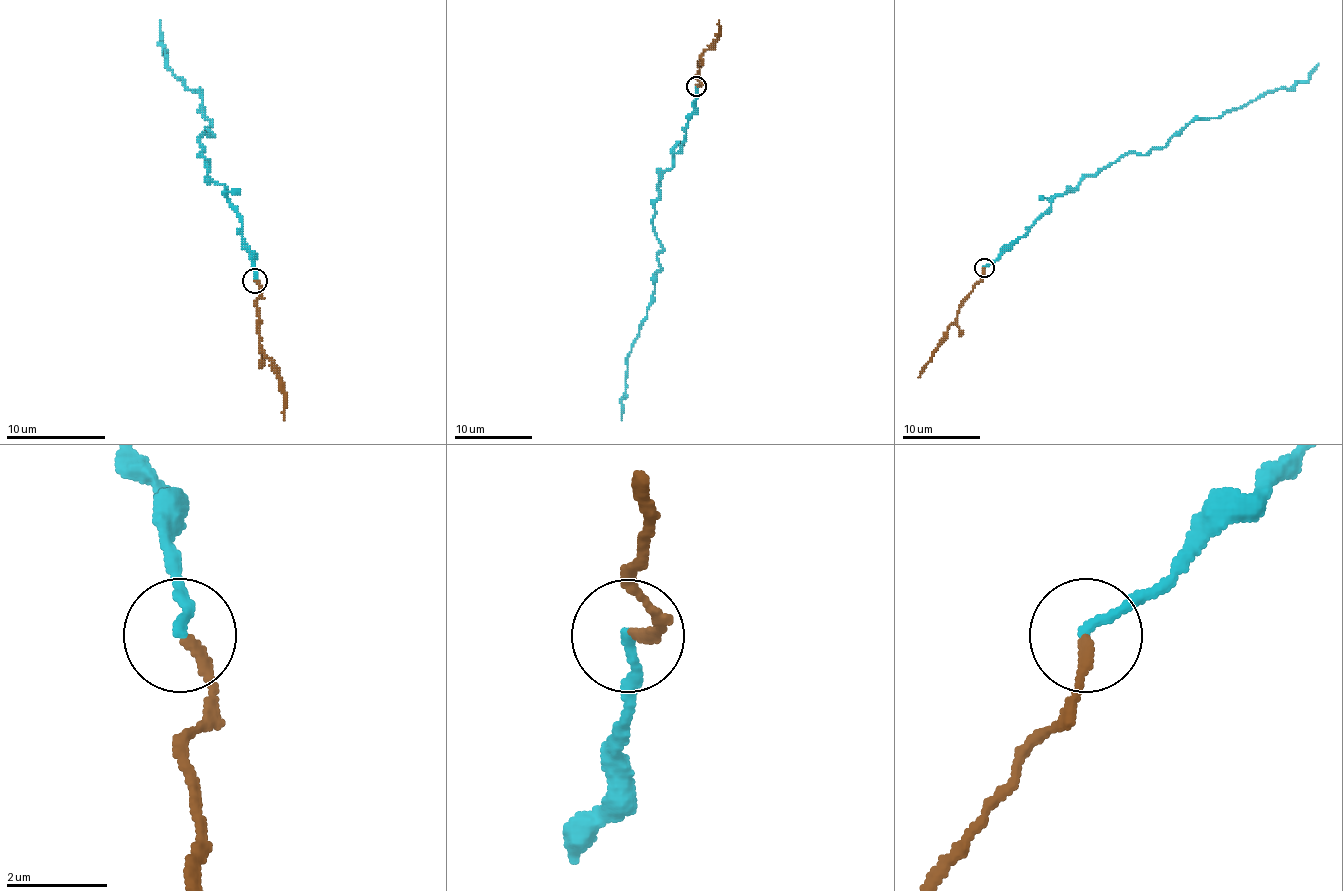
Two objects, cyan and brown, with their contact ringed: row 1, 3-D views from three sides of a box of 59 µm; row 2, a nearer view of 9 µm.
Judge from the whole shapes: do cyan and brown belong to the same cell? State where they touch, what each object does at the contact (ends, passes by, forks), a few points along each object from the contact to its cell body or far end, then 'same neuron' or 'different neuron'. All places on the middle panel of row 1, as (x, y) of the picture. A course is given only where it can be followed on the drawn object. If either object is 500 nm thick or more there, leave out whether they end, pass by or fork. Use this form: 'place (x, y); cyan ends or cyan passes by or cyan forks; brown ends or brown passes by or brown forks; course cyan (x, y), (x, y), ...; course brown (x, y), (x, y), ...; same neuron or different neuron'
place (696, 86); cyan ends; brown ends; course cyan (695, 86), (686, 141), (658, 178), (652, 227), (662, 248), (660, 268), (627, 356), (621, 420); course brown (695, 84), (701, 84), (697, 77), (699, 57), (717, 40), (719, 20); different neuron

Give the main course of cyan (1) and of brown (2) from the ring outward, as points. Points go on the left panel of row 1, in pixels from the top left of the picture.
1: (254, 281), (242, 216), (207, 176), (200, 137), (212, 134), (209, 124), (197, 92), (167, 67), (160, 20)
2: (254, 281), (262, 293), (257, 303), (259, 348), (282, 383), (284, 420)

